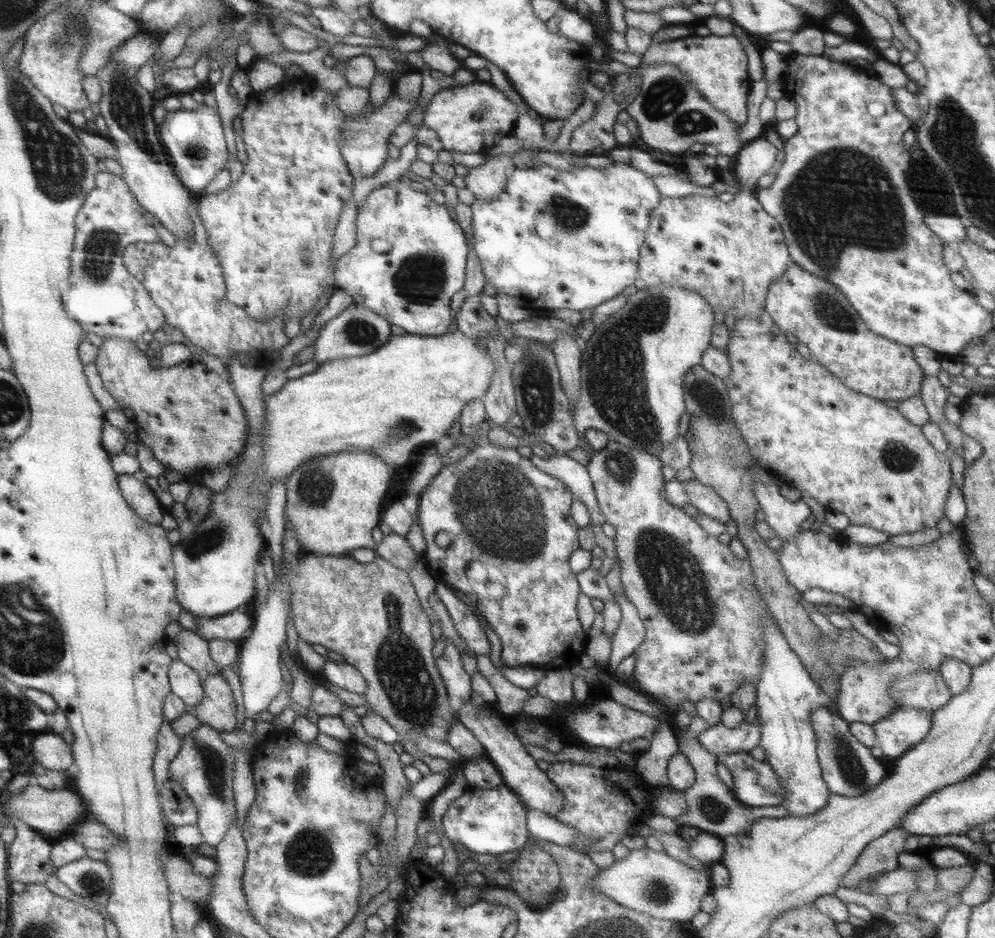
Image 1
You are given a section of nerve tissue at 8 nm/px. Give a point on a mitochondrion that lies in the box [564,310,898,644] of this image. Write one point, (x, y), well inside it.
(672, 576)

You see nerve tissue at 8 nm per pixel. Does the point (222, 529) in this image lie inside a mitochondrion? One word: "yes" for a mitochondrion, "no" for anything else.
yes

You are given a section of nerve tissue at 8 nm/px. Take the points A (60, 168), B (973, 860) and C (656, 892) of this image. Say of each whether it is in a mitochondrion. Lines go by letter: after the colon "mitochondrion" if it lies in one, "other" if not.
A: mitochondrion
B: other
C: mitochondrion

